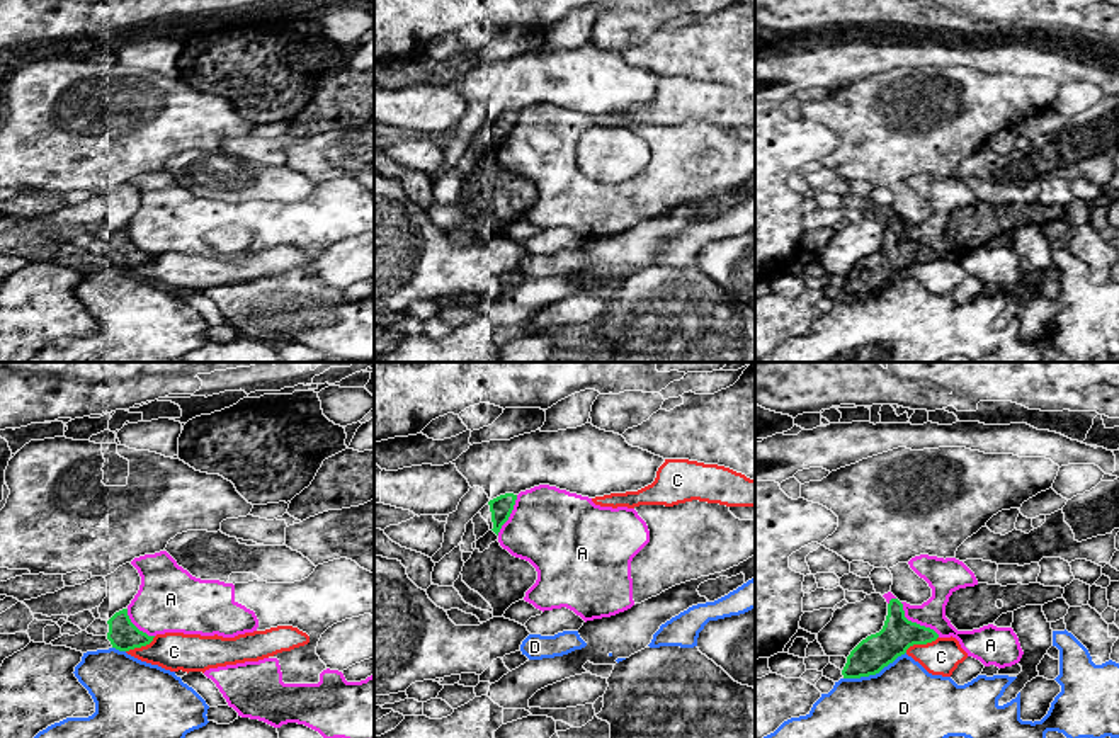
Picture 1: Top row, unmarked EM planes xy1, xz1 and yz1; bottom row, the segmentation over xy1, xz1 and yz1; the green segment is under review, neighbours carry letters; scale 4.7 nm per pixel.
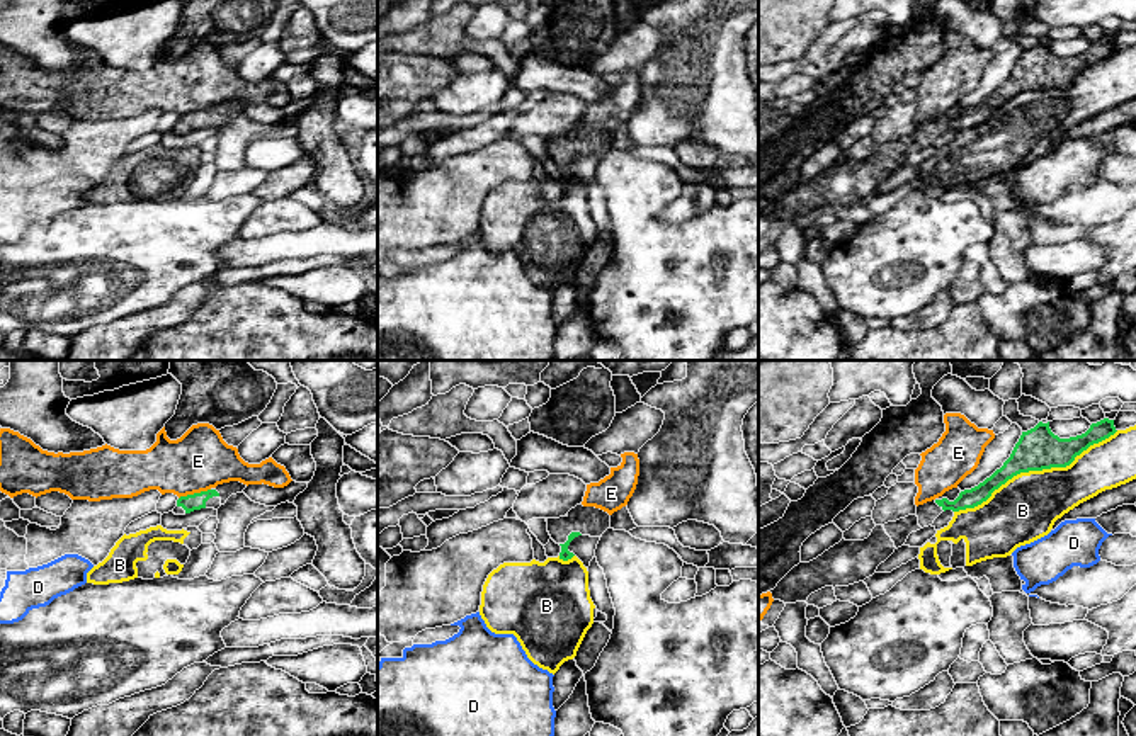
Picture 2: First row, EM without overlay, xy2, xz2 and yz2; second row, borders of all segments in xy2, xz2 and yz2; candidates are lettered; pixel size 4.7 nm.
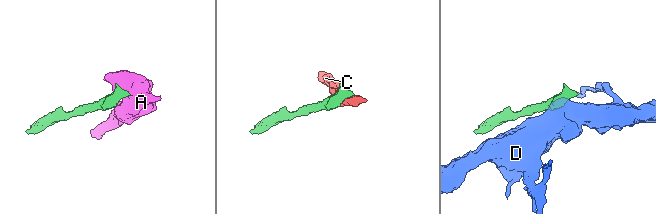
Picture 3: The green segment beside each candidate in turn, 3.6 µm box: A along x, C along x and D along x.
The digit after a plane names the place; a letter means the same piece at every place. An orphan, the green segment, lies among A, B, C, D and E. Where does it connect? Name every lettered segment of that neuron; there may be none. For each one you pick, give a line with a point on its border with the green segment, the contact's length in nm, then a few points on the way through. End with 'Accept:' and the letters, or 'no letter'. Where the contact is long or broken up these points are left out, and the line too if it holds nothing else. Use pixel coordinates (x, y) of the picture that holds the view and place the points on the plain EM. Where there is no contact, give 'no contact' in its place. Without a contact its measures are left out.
Accept: no letter

